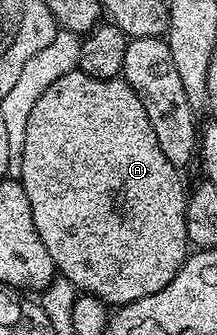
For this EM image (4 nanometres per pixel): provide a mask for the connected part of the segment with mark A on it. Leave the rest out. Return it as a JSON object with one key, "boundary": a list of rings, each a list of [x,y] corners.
{"boundary":[[[75,70],[64,74],[64,78],[56,78],[36,106],[32,106],[32,115],[28,117],[28,131],[24,133],[24,154],[22,155],[22,174],[20,182],[24,186],[24,194],[28,194],[28,202],[32,206],[32,222],[36,222],[36,234],[40,234],[40,242],[44,242],[44,250],[52,254],[57,275],[72,282],[77,291],[94,296],[107,306],[131,304],[140,298],[148,298],[148,294],[157,294],[164,290],[172,278],[182,268],[188,255],[186,238],[186,198],[187,185],[182,185],[183,173],[160,151],[160,142],[156,142],[156,130],[152,130],[152,122],[148,122],[148,110],[144,110],[144,102],[132,90],[132,86],[124,78],[101,80]]]}

